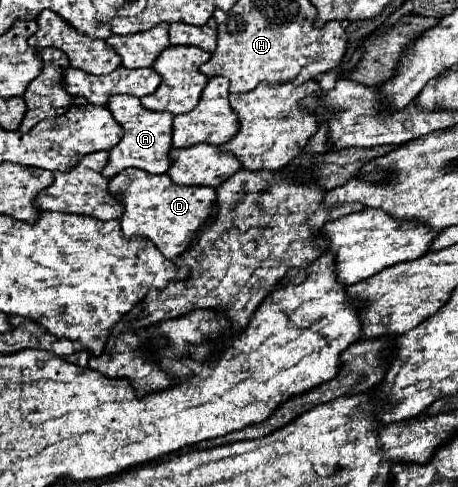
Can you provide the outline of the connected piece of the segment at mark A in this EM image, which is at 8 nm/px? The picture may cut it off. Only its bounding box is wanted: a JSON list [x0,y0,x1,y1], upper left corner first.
[103,94,173,180]

